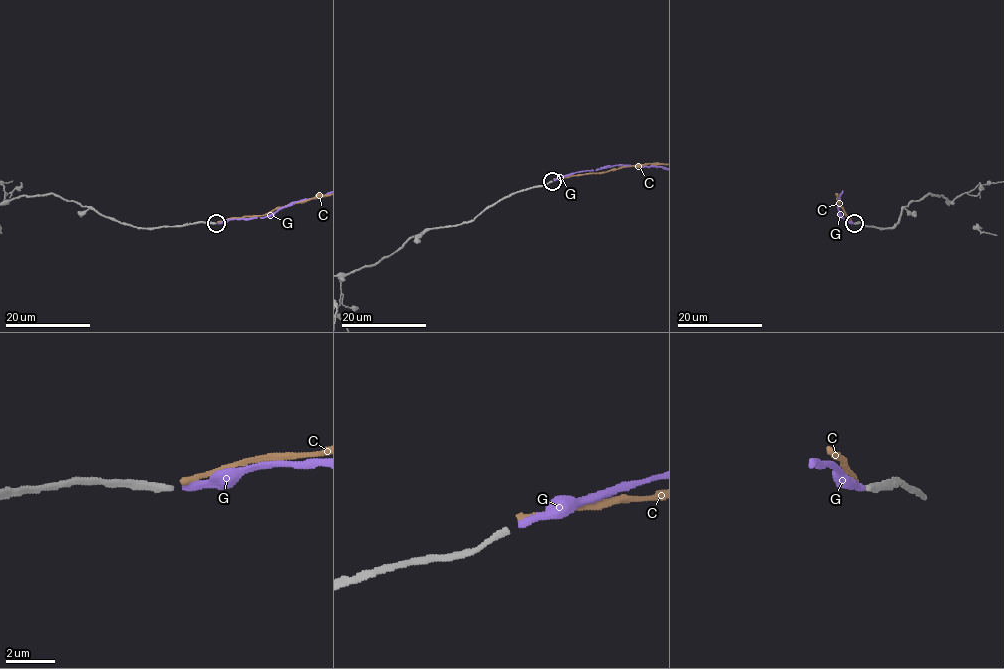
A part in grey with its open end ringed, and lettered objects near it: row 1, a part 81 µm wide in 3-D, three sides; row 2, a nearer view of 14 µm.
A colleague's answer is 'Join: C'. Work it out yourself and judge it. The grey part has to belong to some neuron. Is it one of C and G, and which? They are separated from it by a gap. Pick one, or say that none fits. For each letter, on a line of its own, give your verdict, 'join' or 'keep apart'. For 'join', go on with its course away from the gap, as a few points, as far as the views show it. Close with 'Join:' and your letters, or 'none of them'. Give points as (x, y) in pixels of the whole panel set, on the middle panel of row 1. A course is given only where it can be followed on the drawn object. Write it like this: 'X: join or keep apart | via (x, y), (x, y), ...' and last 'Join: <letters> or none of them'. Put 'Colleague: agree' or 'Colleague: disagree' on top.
Colleague: disagree
C: keep apart
G: join
Join: G

